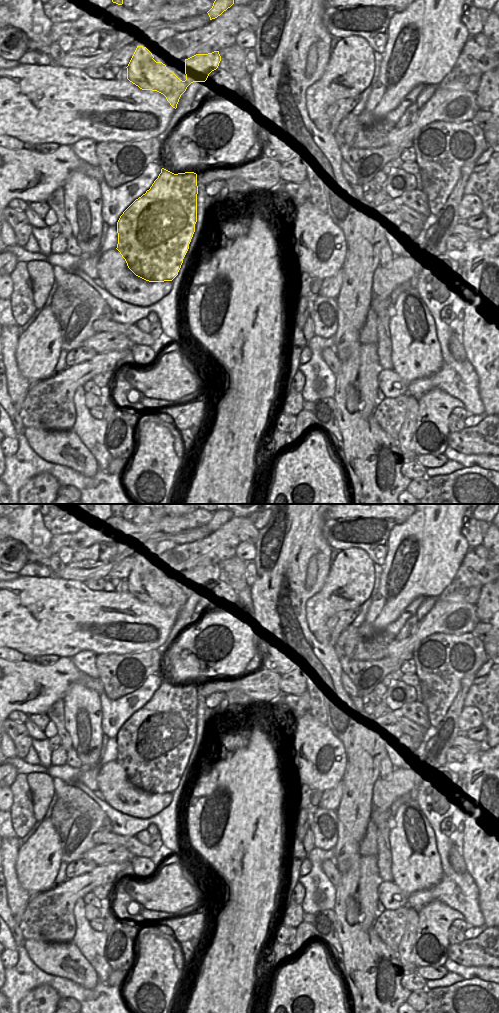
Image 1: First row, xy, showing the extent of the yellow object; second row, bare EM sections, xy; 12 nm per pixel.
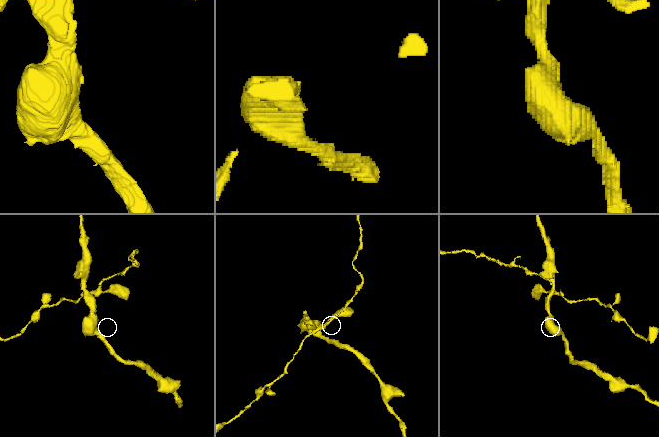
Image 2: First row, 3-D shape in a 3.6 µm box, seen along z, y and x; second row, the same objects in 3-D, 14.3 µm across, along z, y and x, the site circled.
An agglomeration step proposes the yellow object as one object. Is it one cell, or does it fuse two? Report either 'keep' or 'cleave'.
cleave

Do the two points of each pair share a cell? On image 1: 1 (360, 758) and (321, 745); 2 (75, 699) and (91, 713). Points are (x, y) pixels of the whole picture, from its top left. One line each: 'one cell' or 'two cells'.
1: two cells
2: one cell

